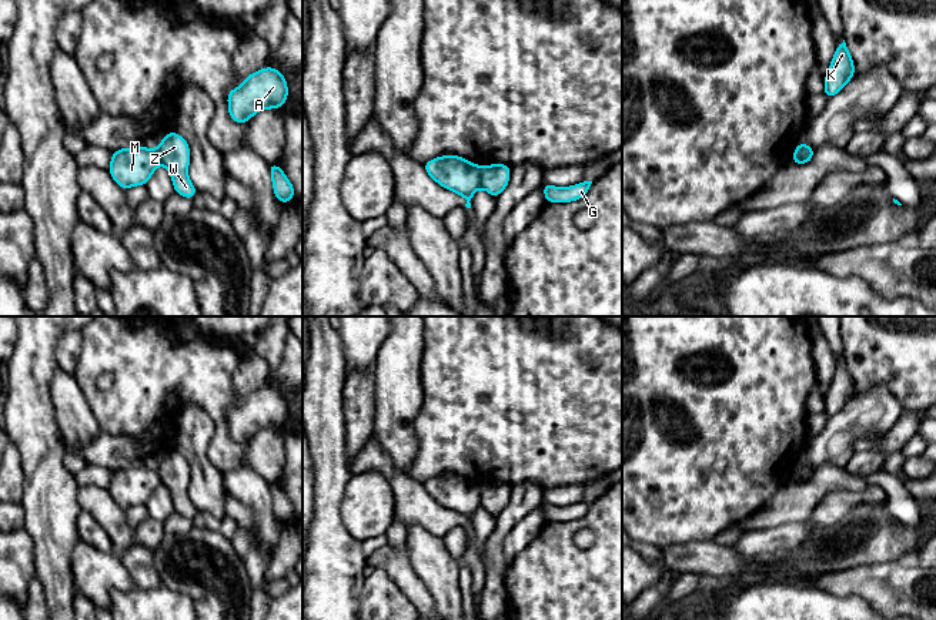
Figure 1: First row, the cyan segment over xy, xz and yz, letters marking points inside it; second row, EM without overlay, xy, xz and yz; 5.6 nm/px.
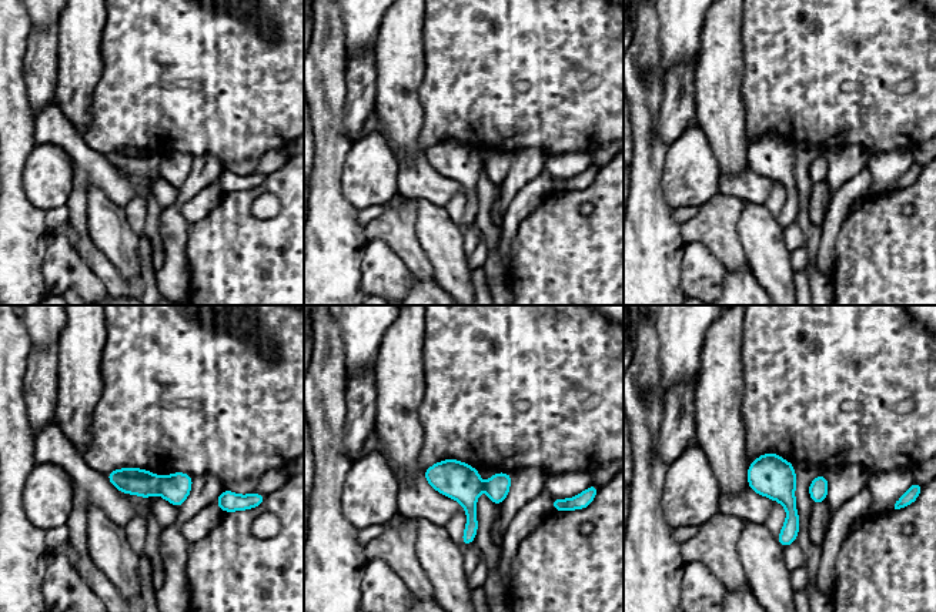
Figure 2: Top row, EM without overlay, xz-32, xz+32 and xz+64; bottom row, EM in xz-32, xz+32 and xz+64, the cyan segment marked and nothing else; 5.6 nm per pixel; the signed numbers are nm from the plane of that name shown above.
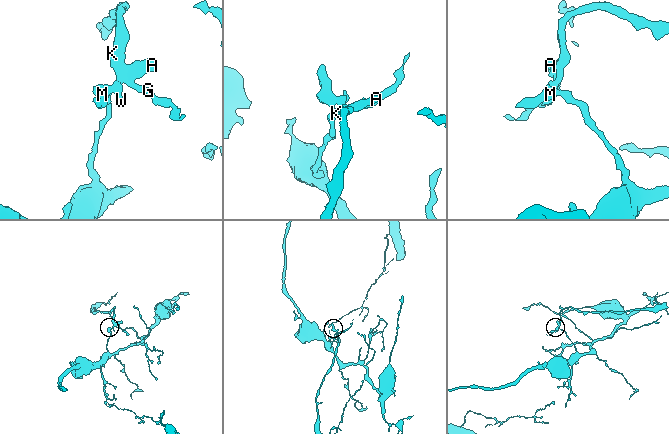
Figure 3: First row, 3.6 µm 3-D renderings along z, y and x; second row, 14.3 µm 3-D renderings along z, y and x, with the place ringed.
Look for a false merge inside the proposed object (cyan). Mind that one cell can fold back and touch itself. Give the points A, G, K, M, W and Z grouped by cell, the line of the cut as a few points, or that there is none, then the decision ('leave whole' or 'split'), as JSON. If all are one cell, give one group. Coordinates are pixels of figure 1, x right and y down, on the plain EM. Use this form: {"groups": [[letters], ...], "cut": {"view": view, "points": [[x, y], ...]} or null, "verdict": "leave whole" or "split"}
{"groups": [["A", "G", "K", "W", "Z"], ["M"]], "cut": {"view": "xz", "points": [[482, 486], [478, 495], [478, 505]]}, "verdict": "split"}

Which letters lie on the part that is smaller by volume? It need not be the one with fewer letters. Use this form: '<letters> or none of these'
A, G, K, W, Z

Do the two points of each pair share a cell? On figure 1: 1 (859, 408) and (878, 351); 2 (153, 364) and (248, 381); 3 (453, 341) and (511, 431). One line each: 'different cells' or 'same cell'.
1: different cells
2: different cells
3: same cell

